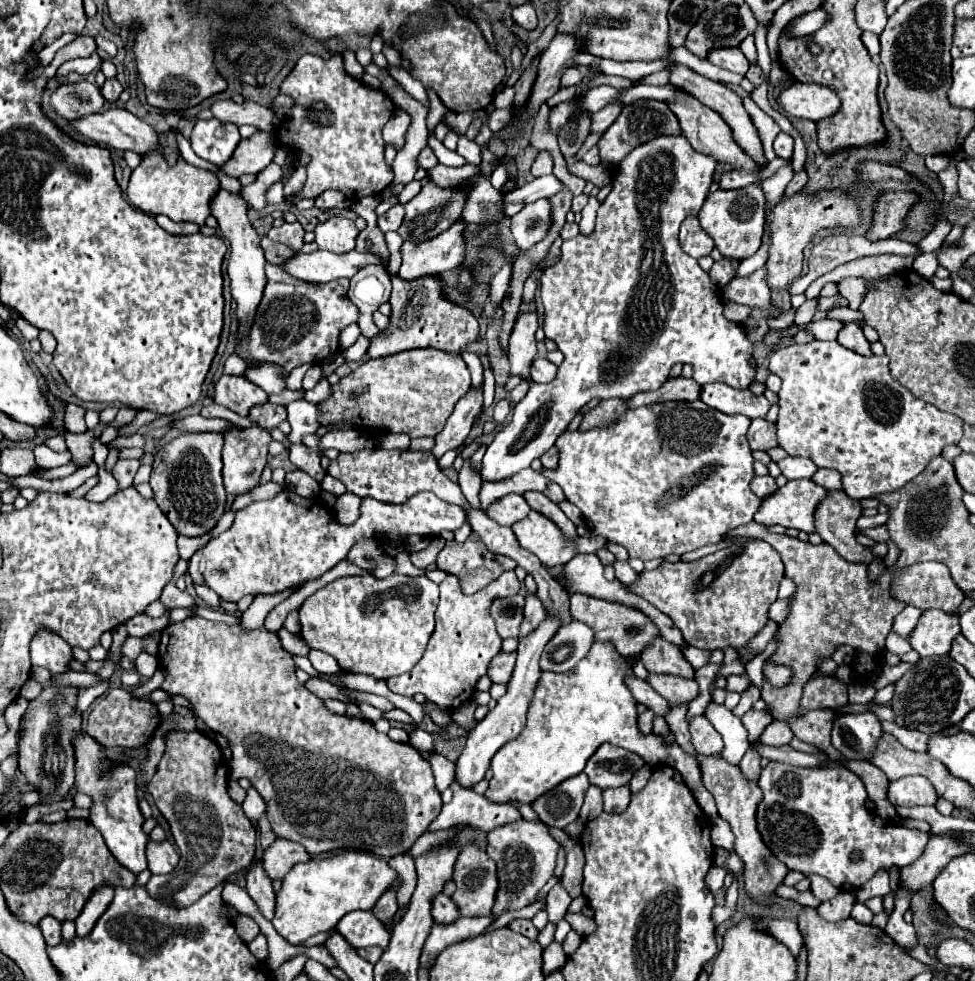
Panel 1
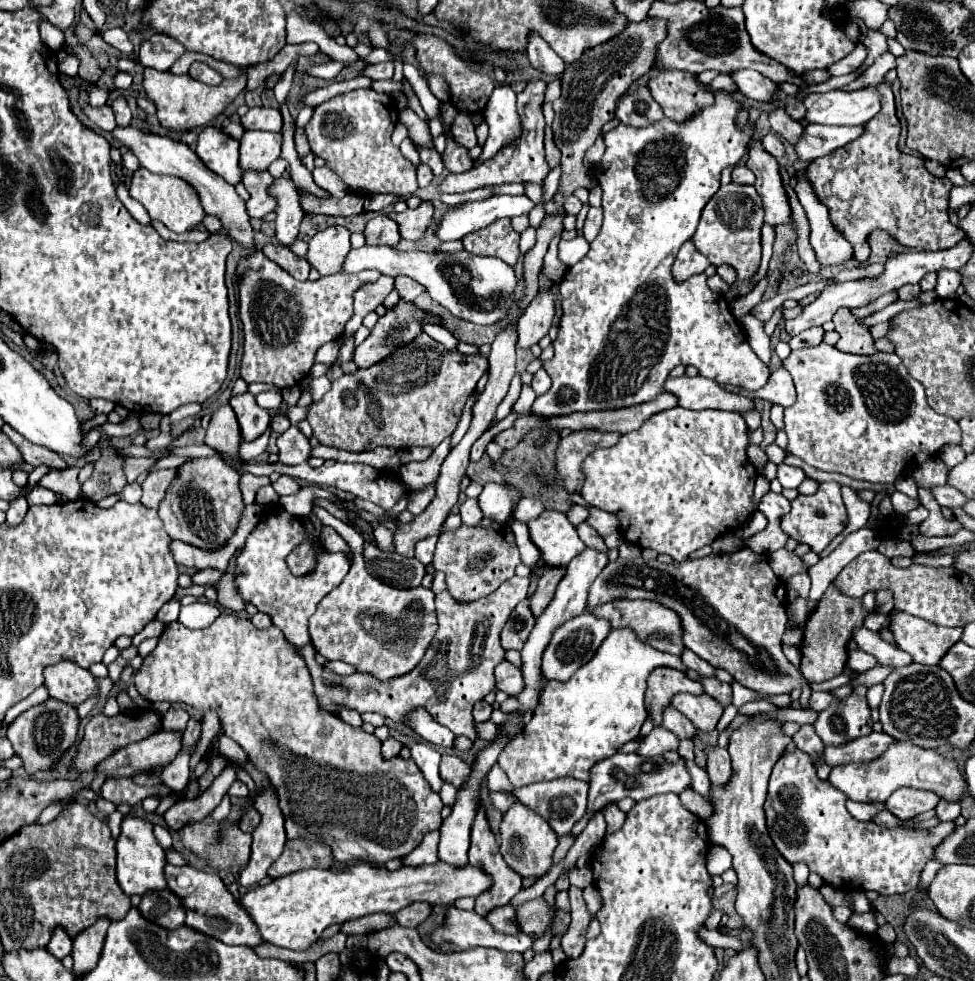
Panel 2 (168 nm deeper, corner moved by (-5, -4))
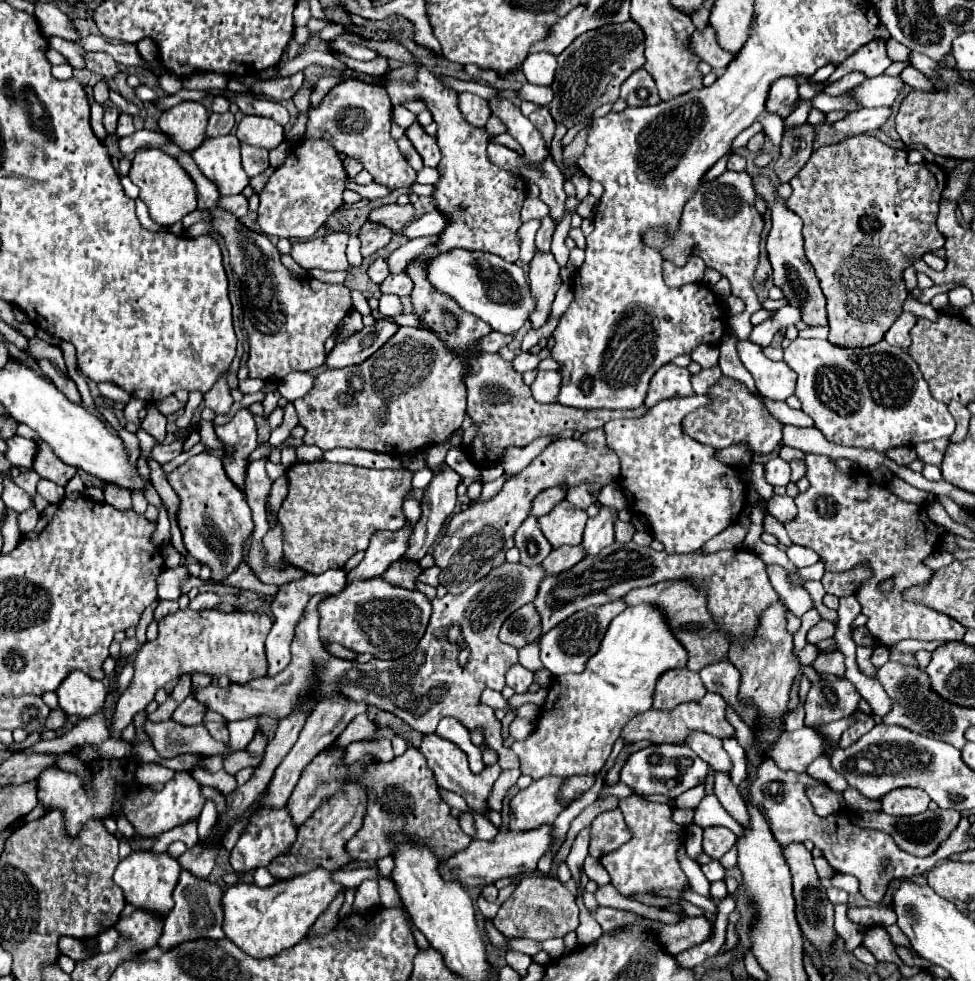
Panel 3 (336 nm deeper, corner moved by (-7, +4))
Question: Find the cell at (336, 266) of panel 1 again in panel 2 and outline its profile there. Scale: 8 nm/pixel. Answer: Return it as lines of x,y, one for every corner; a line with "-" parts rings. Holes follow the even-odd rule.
364,245
360,249
352,249
342,265
342,271
346,273
360,273
366,269
376,269
382,275
398,277
408,275
422,283
430,297
438,301
442,307
446,307
452,315
478,323
478,325
490,325
506,317
508,307
512,305
512,291
516,285
516,275
508,263
504,263
498,257
480,257
472,255
468,251
460,253
404,253
396,247
374,247

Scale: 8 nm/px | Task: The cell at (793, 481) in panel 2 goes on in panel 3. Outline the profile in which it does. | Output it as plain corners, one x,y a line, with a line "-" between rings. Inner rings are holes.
774,457
764,463
764,477
772,487
776,485
786,487
790,483
790,465
784,459

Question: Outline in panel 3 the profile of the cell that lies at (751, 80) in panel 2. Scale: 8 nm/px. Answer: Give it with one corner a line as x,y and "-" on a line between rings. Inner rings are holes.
780,77
772,87
770,87
770,97
766,103
766,109
770,113
780,115
786,119
796,105
798,99
798,83
794,77

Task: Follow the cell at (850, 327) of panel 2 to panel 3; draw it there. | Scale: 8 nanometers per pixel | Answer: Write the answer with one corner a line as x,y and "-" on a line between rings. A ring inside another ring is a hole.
856,135
852,139
840,141
836,145
828,145
828,147
820,147
818,151
812,153
812,157
808,159
808,163
800,169
800,173
790,181
792,185
792,195
786,199
786,207
796,213
802,221
802,235
804,235
804,251
808,261
812,263
816,277
820,279
820,289
826,297
826,309
828,309
828,321
830,321
830,333
828,333
828,341
840,347
870,347
878,341
884,339
884,333
892,327
894,319
902,313
902,303
908,297
908,289
904,285
904,269
910,267
910,259
920,259
924,253
928,251
938,251
944,247
944,237
942,233
936,229
936,217
938,217
938,201
942,199
942,189
946,187
946,173
944,169
936,167
934,163
930,165
908,165
906,163
906,151
902,149
892,149
884,143
880,143
876,137
870,135
-
864,219
872,219
872,231
864,231
862,223

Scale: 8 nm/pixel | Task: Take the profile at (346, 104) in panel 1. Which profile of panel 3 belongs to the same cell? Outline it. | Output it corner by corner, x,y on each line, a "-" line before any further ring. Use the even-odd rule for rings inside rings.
348,79
336,85
320,103
310,111
306,135
328,139
338,153
358,159
376,183
394,189
410,187
416,181
416,171
408,165
400,153
396,139
390,135
390,111
392,103
384,85
366,85
362,81

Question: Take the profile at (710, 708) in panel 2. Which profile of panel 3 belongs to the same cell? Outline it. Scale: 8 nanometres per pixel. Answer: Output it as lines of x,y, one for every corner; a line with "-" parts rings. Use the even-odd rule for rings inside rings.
706,693
700,701
680,703
670,711
651,708
645,713
634,717
628,725
624,725
620,737
626,745
636,743
636,741
650,741
654,745
664,745
664,743
668,743
668,745
686,745
686,739
692,731
702,731
702,733
714,735
718,739
734,737
736,731
726,719
726,701
720,695

